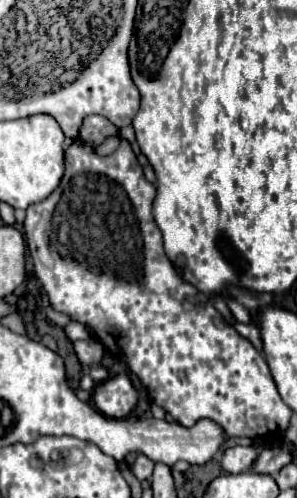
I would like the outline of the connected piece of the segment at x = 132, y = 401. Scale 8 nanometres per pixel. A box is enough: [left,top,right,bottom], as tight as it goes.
[92,374,138,418]

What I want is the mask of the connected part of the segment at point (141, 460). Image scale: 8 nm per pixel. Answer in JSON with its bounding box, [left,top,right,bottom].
[132,454,154,482]

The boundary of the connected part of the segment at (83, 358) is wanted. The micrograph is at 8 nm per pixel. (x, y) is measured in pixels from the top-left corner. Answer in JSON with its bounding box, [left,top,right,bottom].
[74,338,102,366]

